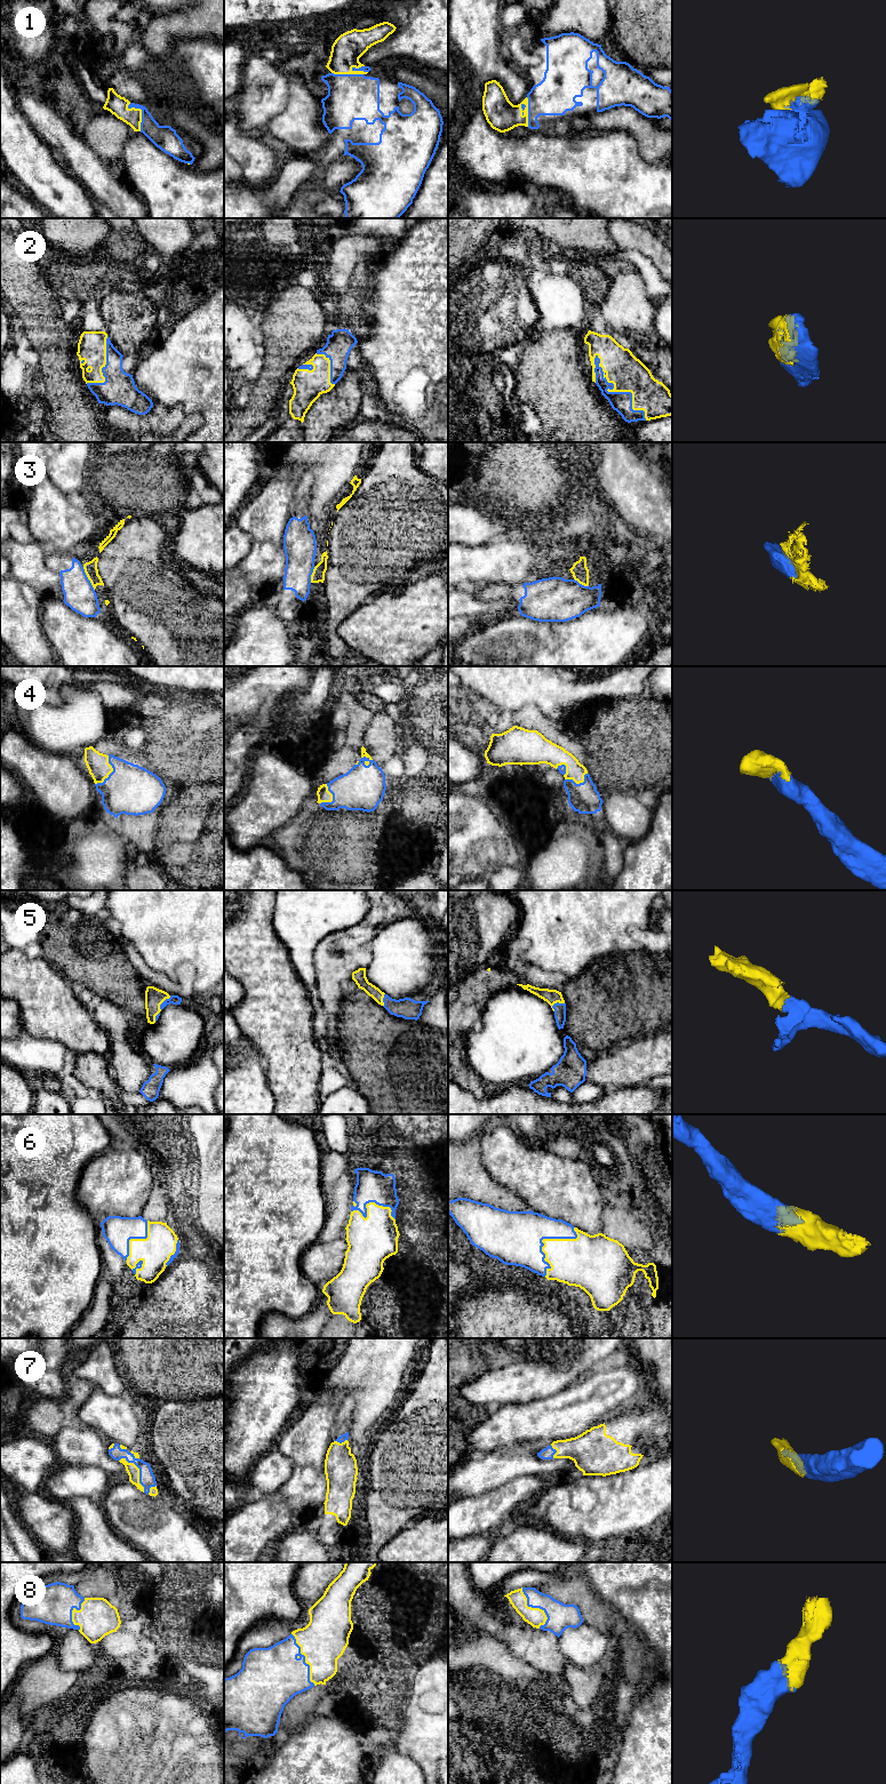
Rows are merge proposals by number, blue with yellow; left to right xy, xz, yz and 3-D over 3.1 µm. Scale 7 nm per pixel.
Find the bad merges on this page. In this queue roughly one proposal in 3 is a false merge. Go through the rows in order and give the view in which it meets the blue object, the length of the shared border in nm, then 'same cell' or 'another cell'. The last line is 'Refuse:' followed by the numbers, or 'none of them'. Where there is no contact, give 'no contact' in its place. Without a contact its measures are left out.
1: meets blue in xz; contact 260 nm long; same cell
2: meets blue in yz; contact 600 nm long; same cell
3: meets blue in xy; contact 190 nm long; another cell
4: meets blue in xy; contact 220 nm long; same cell
5: meets blue in yz; contact 100 nm long; same cell
6: meets blue in yz; contact 400 nm long; same cell
7: meets blue in xy; contact 300 nm long; same cell
8: meets blue in xz; contact 400 nm long; same cell
Refuse: 3

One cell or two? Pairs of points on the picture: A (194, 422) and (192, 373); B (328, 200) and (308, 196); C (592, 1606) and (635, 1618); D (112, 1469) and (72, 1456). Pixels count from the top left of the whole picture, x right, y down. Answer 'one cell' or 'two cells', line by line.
A: two cells
B: one cell
C: two cells
D: one cell

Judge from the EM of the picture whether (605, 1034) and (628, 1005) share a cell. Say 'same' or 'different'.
same

